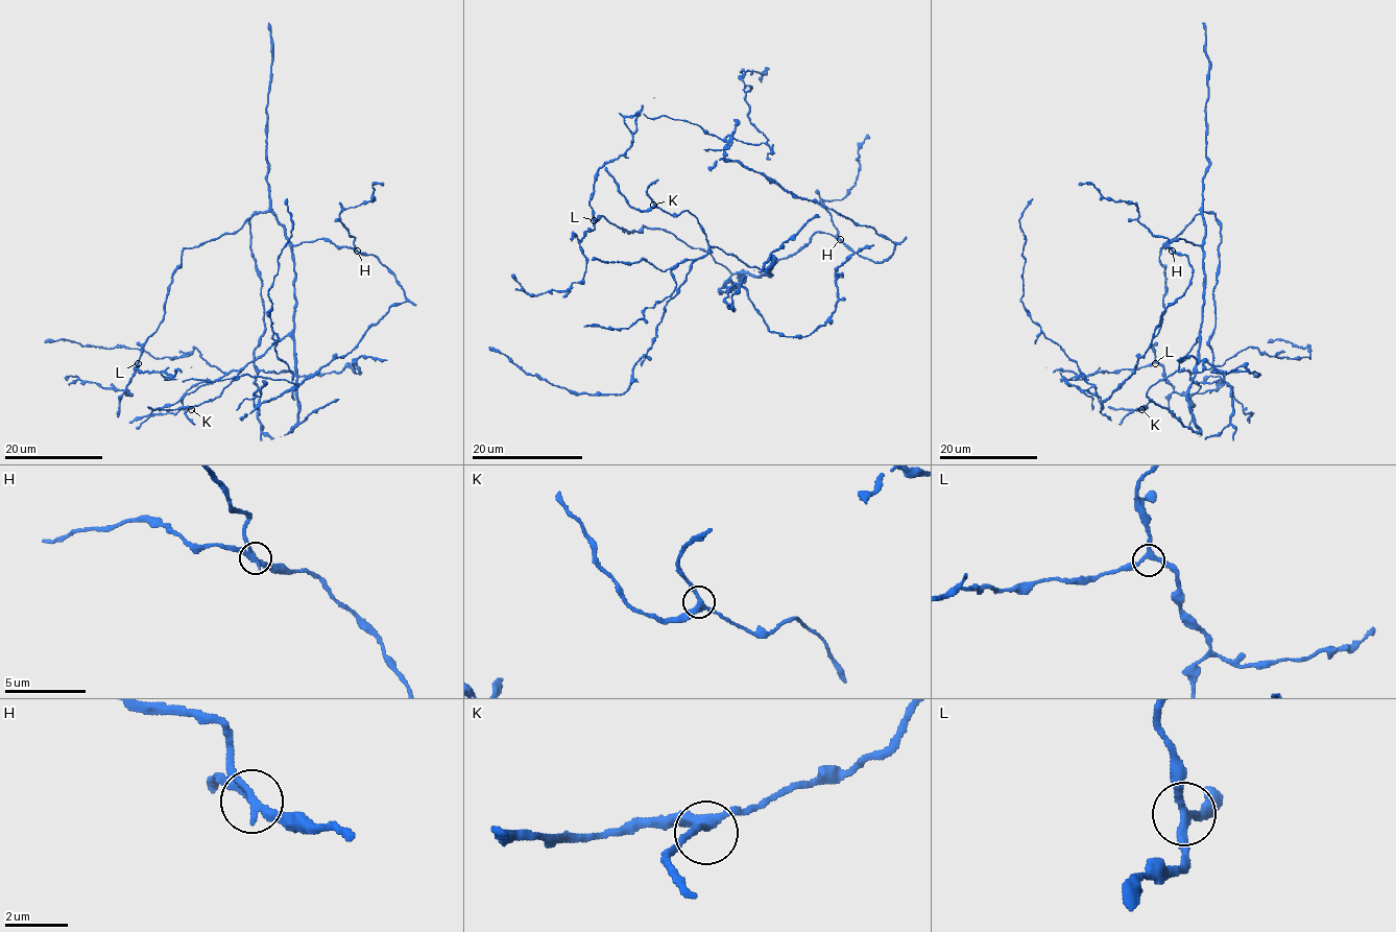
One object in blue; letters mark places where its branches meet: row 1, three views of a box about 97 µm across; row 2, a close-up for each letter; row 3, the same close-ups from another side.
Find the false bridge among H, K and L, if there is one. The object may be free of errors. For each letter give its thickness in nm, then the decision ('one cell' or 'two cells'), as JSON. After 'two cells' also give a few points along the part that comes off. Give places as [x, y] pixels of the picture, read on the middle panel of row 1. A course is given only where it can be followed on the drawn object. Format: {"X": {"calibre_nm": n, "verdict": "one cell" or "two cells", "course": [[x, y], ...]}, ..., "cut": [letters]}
{"H": {"calibre_nm": 240, "verdict": "two cells", "course": [[839, 239], [831, 214], [820, 201], [841, 199], [855, 184], [859, 145], [870, 137]]}, "K": {"calibre_nm": 260, "verdict": "one cell"}, "L": {"calibre_nm": 240, "verdict": "one cell"}, "cut": ["H"]}

